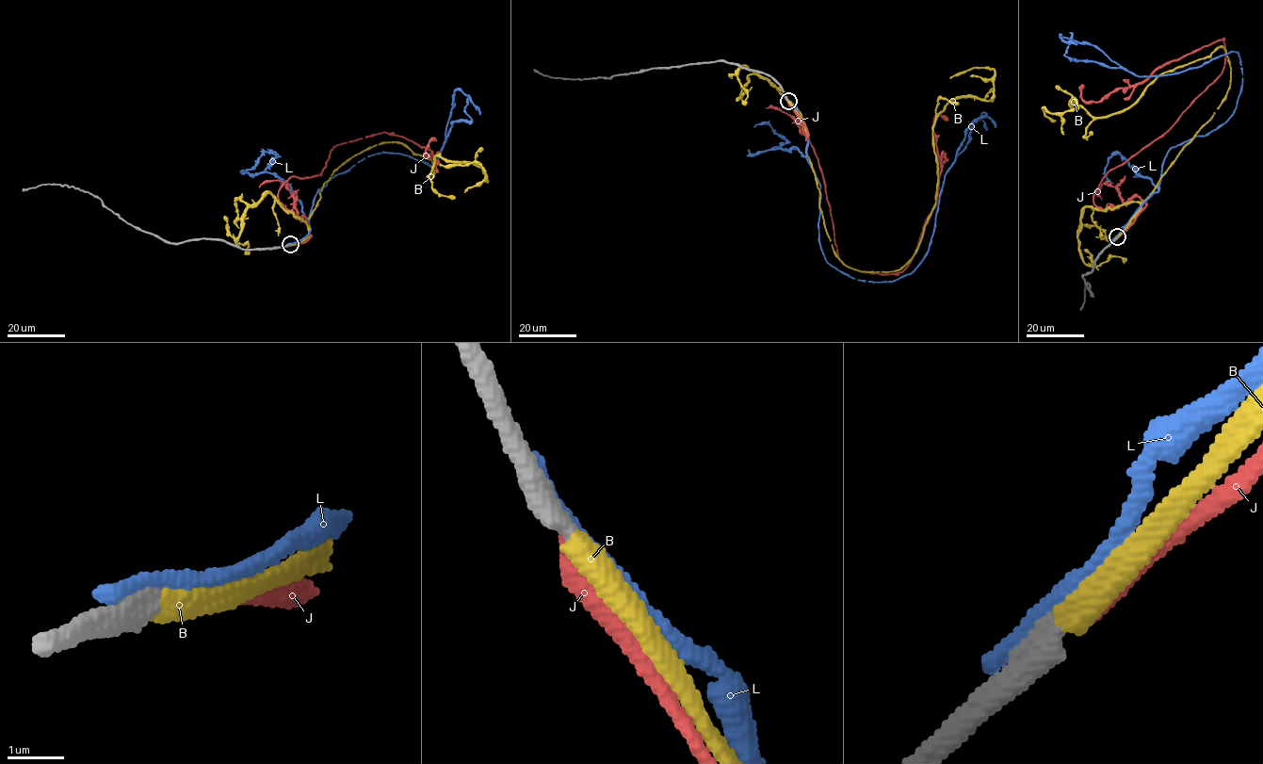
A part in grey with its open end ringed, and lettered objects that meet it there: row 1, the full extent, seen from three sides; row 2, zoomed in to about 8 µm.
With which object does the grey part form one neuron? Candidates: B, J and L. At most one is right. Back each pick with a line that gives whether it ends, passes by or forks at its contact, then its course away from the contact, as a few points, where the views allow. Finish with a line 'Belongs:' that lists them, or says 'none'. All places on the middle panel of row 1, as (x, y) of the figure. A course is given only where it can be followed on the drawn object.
B: it ends; course (788, 100), (833, 252), (896, 271), (935, 202), (938, 113), (994, 96), (995, 70), (949, 78)
Belongs: B

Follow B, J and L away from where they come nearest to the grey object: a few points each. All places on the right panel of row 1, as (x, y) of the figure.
B: (1117, 237), (1218, 109), (1224, 47), (1125, 109), (1090, 116), (1072, 97), (1073, 109), (1043, 108), (1056, 121)
J: (1117, 236), (1146, 203), (1103, 209), (1095, 191), (1217, 79), (1223, 42), (1098, 102), (1086, 102), (1084, 87)
L: (1115, 237), (1157, 190), (1170, 149), (1230, 116), (1242, 70), (1231, 52), (1138, 76), (1076, 44)

